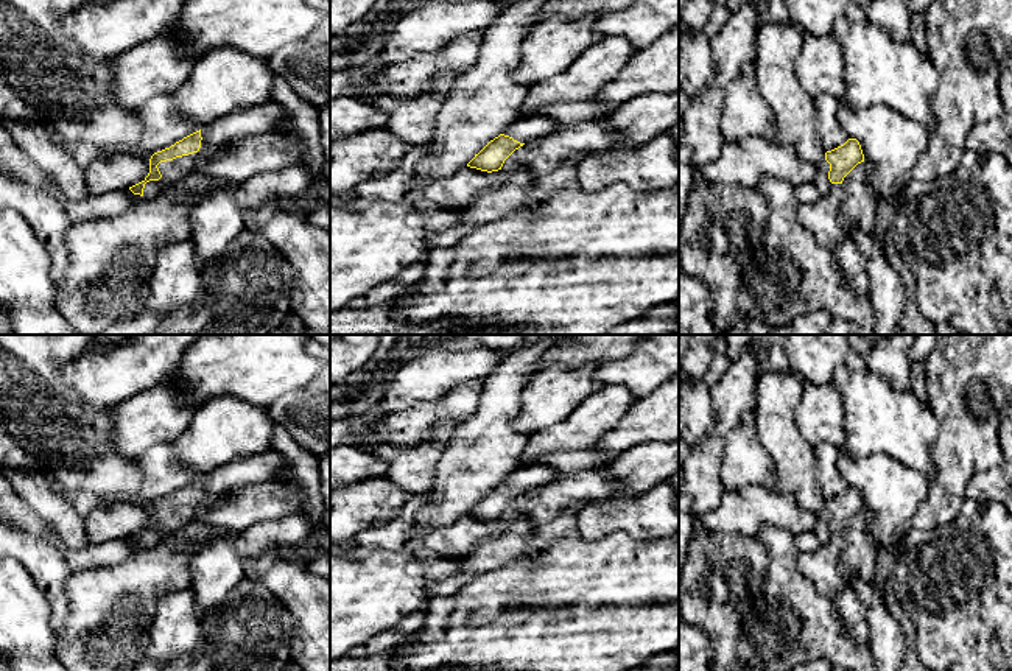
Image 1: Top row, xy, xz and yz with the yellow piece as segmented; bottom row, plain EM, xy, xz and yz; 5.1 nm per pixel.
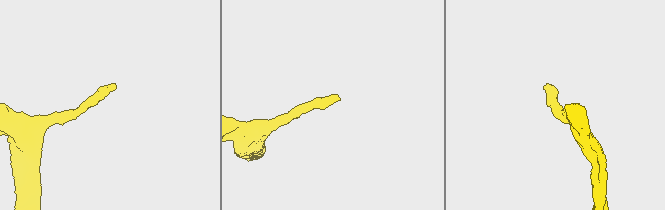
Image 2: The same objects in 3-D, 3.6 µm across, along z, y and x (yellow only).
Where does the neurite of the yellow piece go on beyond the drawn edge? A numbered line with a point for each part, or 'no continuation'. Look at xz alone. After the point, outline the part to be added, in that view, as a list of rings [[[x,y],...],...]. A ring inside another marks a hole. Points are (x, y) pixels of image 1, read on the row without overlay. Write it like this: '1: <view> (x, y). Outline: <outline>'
1: xz (536, 475). Outline: [[[531,464],[528,467],[518,467],[509,472],[503,483],[520,492],[528,492],[554,483],[559,478],[562,478],[562,475],[553,467],[543,464]]]

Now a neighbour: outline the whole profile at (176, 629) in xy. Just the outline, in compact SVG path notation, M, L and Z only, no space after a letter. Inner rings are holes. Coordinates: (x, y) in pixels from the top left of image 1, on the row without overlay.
M193 590L162 596L156 606L146 659L173 662L195 654L202 641L204 620L196 615Z

